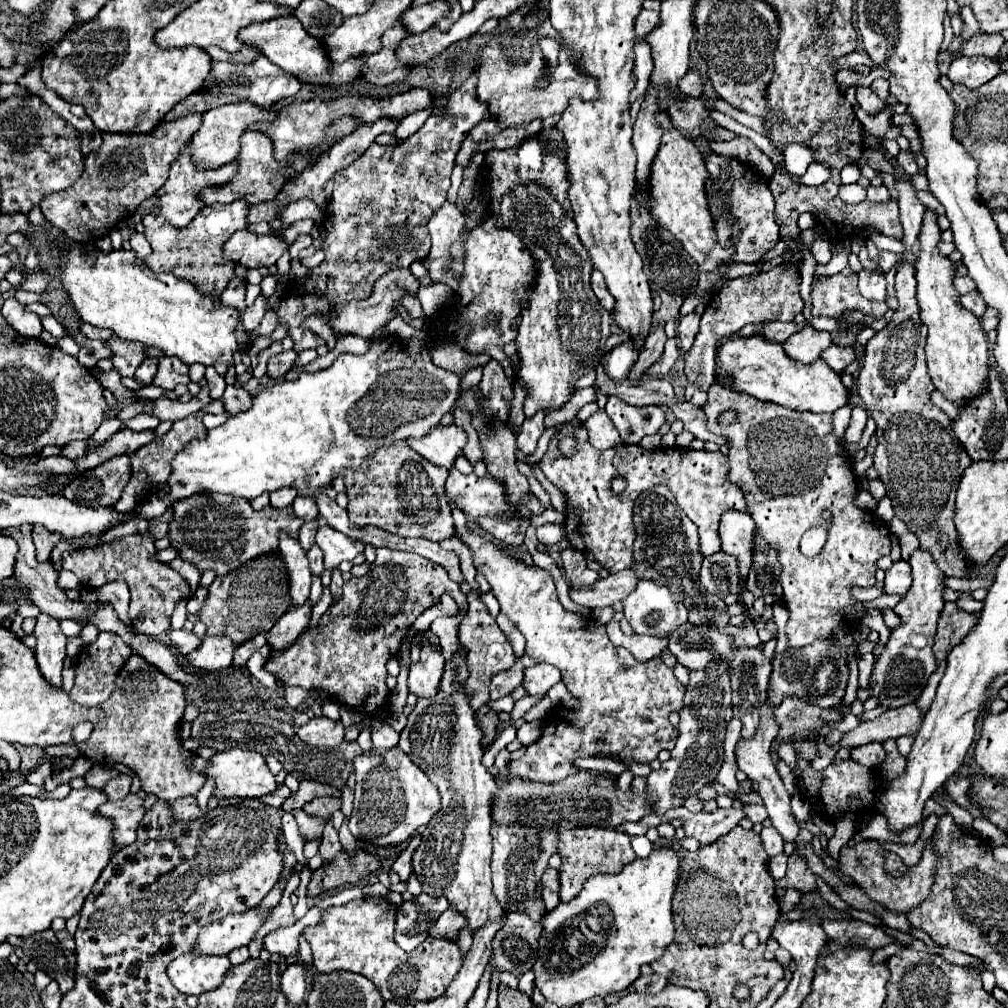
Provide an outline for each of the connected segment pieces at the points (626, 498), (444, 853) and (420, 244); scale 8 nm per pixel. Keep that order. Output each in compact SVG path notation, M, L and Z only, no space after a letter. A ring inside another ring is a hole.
M565 426L553 440L550 441L545 456L539 462L541 470L545 472L545 476L567 496L567 514L565 514L565 536L571 542L571 546L575 550L581 552L589 552L595 556L595 560L599 564L603 564L607 570L611 572L619 572L625 568L631 568L633 564L633 502L635 498L645 492L651 486L657 484L665 484L669 490L673 490L679 506L685 510L685 514L697 524L699 528L699 536L701 536L701 552L705 556L711 556L713 552L719 550L721 542L719 542L719 520L727 510L747 510L747 502L745 496L741 492L741 488L737 484L733 484L727 474L729 474L729 462L727 456L723 452L705 452L705 450L681 450L677 446L673 448L657 448L657 450L645 450L641 446L629 446L629 444L619 444L615 448L609 450L597 450L589 444L589 436L587 436L587 428L585 426ZM567 436L573 436L577 442L577 450L575 456L563 456L559 452L559 442ZM613 478L625 478L627 488L621 494L613 494L611 490L611 480Z
M457 654L449 664L445 664L445 674L441 682L441 690L433 698L419 698L417 706L409 714L409 722L401 732L401 752L407 754L413 764L417 764L429 780L437 786L441 804L435 818L427 824L427 830L423 832L421 846L413 852L413 872L417 880L421 882L423 894L429 894L433 898L447 898L449 906L465 916L467 924L463 928L477 932L483 928L489 920L501 922L503 910L499 902L493 898L491 890L491 826L493 820L489 818L489 804L493 798L493 790L497 790L495 778L487 772L487 768L481 764L483 748L481 748L481 730L475 722L475 714L469 706L467 696L463 694L461 680L467 678L467 662Z
M477 72L449 96L443 106L449 116L429 116L421 130L397 148L371 144L351 166L335 174L331 202L323 218L321 250L325 252L325 260L309 270L303 284L299 284L299 292L293 290L293 294L283 296L275 306L277 322L287 326L287 336L293 340L295 352L325 344L323 338L317 338L315 332L303 326L305 318L323 314L331 320L337 306L349 300L369 298L375 282L389 270L409 268L413 262L427 258L431 250L427 224L447 200L457 150L469 130L489 118L485 106L473 94L475 78Z

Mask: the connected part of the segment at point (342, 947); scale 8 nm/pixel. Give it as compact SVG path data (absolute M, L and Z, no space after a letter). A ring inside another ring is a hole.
M363 898L363 900L347 902L345 906L323 910L323 922L319 926L305 928L303 934L311 944L313 964L321 974L333 970L349 970L355 974L363 974L365 978L375 982L375 986L381 990L381 996L385 1000L393 1000L401 1006L415 1004L417 1000L433 1000L445 994L447 986L451 984L451 980L461 968L461 954L457 944L445 938L427 938L413 952L405 952L395 944L393 930L395 930L395 906L385 898Z

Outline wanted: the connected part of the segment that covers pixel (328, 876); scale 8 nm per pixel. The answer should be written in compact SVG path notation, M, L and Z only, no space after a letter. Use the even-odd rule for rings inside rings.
M359 850L355 856L341 852L329 866L323 866L321 870L315 870L311 874L311 882L307 886L309 896L317 896L323 892L331 892L343 884L359 884L369 874L377 872L381 862L363 850Z

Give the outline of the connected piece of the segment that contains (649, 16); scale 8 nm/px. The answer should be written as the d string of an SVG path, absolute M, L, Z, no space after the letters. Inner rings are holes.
M643 10L637 18L637 24L635 24L635 32L641 34L641 36L647 36L651 30L657 28L657 24L661 22L659 18L659 12L653 12L653 10Z

